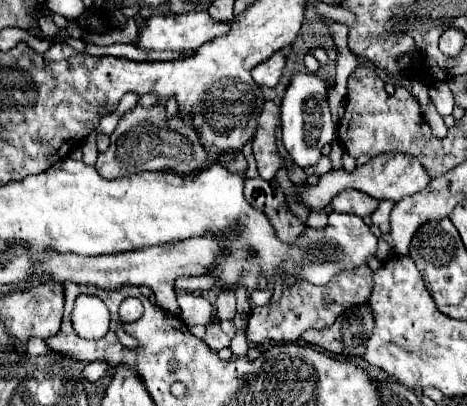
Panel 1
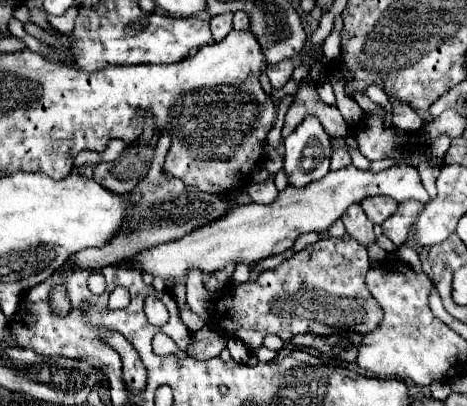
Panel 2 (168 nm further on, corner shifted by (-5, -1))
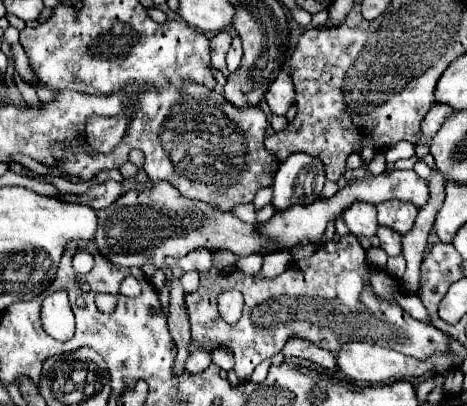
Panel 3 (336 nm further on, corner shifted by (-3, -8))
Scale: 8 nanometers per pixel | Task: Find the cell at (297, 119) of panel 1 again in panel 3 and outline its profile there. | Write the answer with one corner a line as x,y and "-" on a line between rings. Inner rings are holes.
295,152
281,162
275,174
271,200
275,212
283,212
295,204
313,204
323,190
323,182
323,164
317,158
305,156
303,152

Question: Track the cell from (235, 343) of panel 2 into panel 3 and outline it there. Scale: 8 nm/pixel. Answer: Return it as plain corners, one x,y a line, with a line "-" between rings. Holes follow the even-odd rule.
225,348
213,350
213,352
211,352
211,358
213,358
213,362
215,362
221,370
225,370
225,372
231,372
235,366
233,354
231,354
229,350
225,350

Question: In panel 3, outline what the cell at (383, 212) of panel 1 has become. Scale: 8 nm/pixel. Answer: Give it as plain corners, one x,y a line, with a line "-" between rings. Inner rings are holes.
379,228
377,238
381,240
381,248
387,252
387,256
399,256
401,254
401,234
397,234
391,228

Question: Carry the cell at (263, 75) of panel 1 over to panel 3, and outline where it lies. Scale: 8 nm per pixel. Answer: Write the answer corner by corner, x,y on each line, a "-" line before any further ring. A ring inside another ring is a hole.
279,72
277,80
271,84
269,92
265,94
265,100
267,100
273,114
285,116
289,106
295,102
293,82
291,82
291,76
287,72

